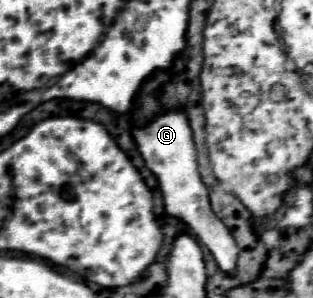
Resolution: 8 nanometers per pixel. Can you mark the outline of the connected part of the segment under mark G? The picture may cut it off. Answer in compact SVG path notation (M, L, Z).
M182 108L156 114L146 126L134 128L132 136L136 140L138 152L146 162L146 168L158 178L166 212L190 228L190 232L198 238L198 242L212 252L222 272L226 272L228 276L234 276L240 250L230 230L210 208L208 190L198 172L198 152L192 138L192 128L188 124L188 114Z

